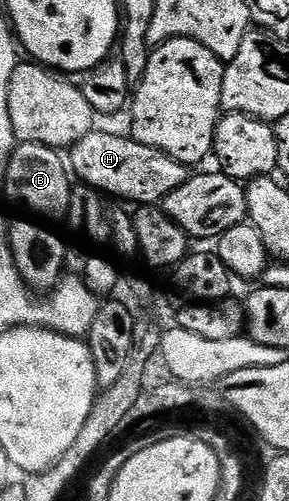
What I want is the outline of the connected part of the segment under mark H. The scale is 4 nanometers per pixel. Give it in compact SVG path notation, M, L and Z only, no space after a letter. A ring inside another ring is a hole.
M101 128L90 130L84 140L69 147L68 166L81 185L89 186L91 190L106 196L111 194L114 200L121 200L126 204L138 202L134 204L139 207L161 203L163 198L180 188L180 184L184 184L192 176L191 167L162 150L140 144L133 136L126 135L125 138L122 134L109 134Z

